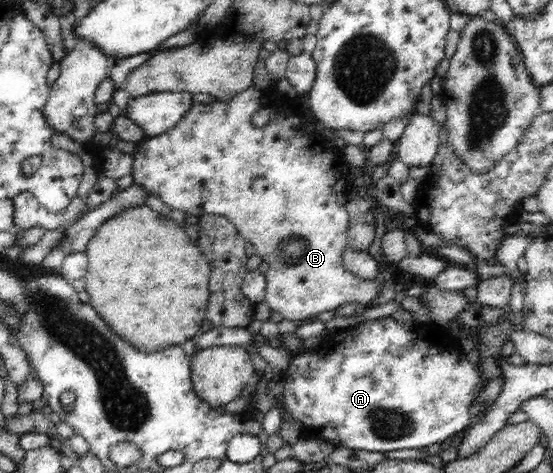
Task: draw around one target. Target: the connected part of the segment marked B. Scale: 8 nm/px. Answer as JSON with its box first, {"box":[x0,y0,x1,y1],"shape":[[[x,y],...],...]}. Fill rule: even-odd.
{"box":[132,86,383,320],"shape":[[[251,86],[243,90],[232,100],[228,102],[214,101],[213,103],[197,103],[190,107],[186,112],[184,118],[172,128],[166,130],[164,134],[157,134],[156,137],[146,137],[142,142],[136,145],[135,152],[132,154],[134,159],[134,166],[132,166],[133,185],[140,186],[142,189],[152,193],[160,198],[164,204],[167,204],[172,210],[181,210],[184,213],[192,214],[192,216],[202,216],[202,214],[216,214],[218,216],[225,216],[236,228],[239,230],[240,236],[249,242],[256,251],[256,255],[262,261],[268,263],[266,277],[266,290],[263,301],[268,304],[274,312],[280,312],[284,319],[300,320],[305,318],[315,317],[321,312],[327,310],[334,310],[338,306],[348,303],[358,303],[367,306],[368,302],[372,302],[383,284],[383,277],[380,278],[360,278],[354,276],[344,269],[342,258],[343,251],[347,248],[348,226],[350,224],[350,217],[347,211],[347,204],[350,198],[348,191],[348,177],[350,173],[347,171],[346,163],[343,161],[342,150],[334,147],[327,139],[320,138],[317,142],[310,142],[306,140],[310,134],[308,132],[280,132],[280,116],[274,116],[272,122],[268,122],[264,128],[255,128],[252,124],[252,115],[258,113],[262,106],[264,106],[264,97],[267,95],[266,91],[255,86]]]}

